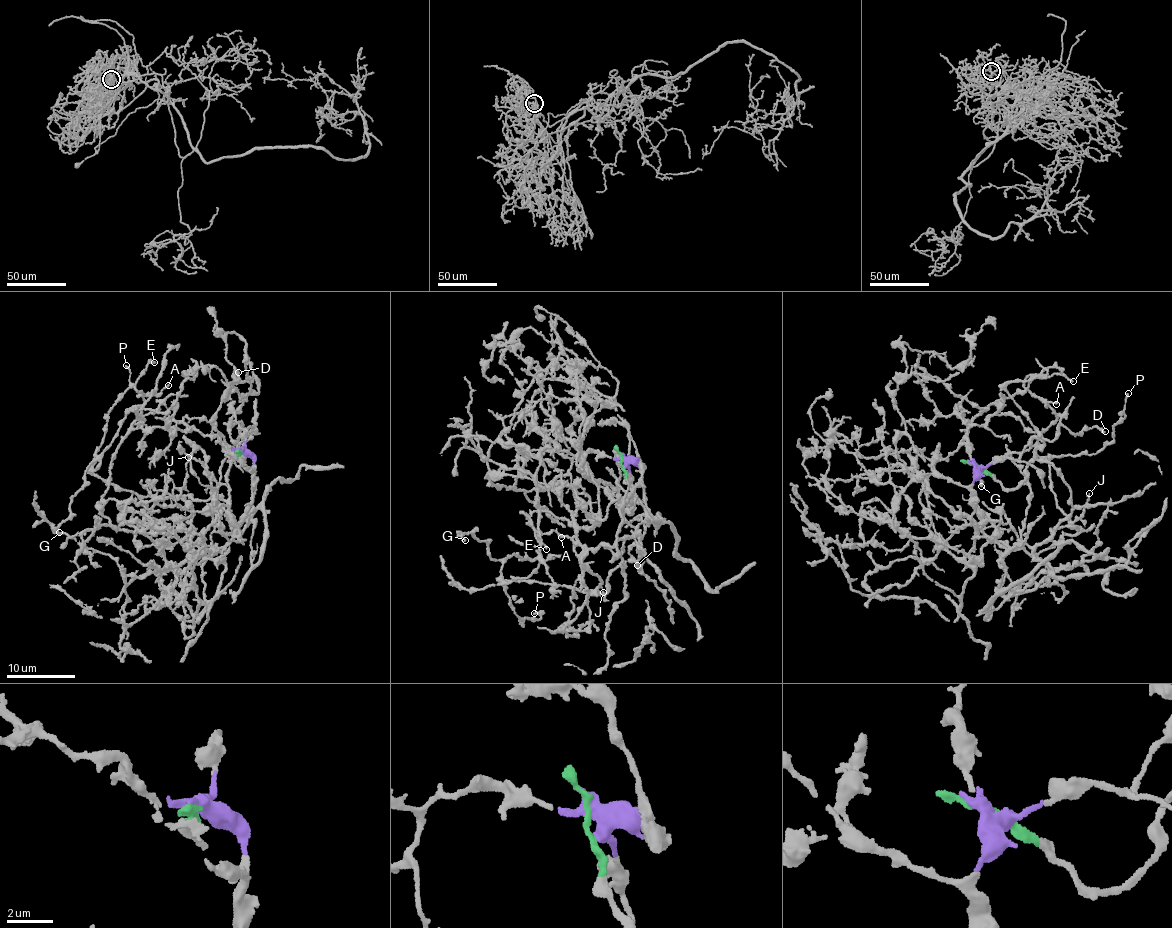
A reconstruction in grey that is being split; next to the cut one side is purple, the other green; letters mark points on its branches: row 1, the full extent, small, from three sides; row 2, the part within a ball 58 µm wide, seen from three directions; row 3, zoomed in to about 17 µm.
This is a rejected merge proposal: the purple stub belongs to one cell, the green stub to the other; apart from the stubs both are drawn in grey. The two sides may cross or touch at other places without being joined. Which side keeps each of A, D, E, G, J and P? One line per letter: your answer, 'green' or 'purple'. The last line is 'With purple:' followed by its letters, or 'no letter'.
A: green
D: green
E: green
G: green
J: green
P: green
With purple: no letter

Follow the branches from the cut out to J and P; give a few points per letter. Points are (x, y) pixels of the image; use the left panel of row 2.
J: (239, 451), (241, 462), (229, 429), (235, 423), (241, 424), (226, 500), (183, 496), (189, 456)
P: (239, 451), (235, 423), (227, 498), (107, 485), (91, 462), (130, 386), (126, 366)

